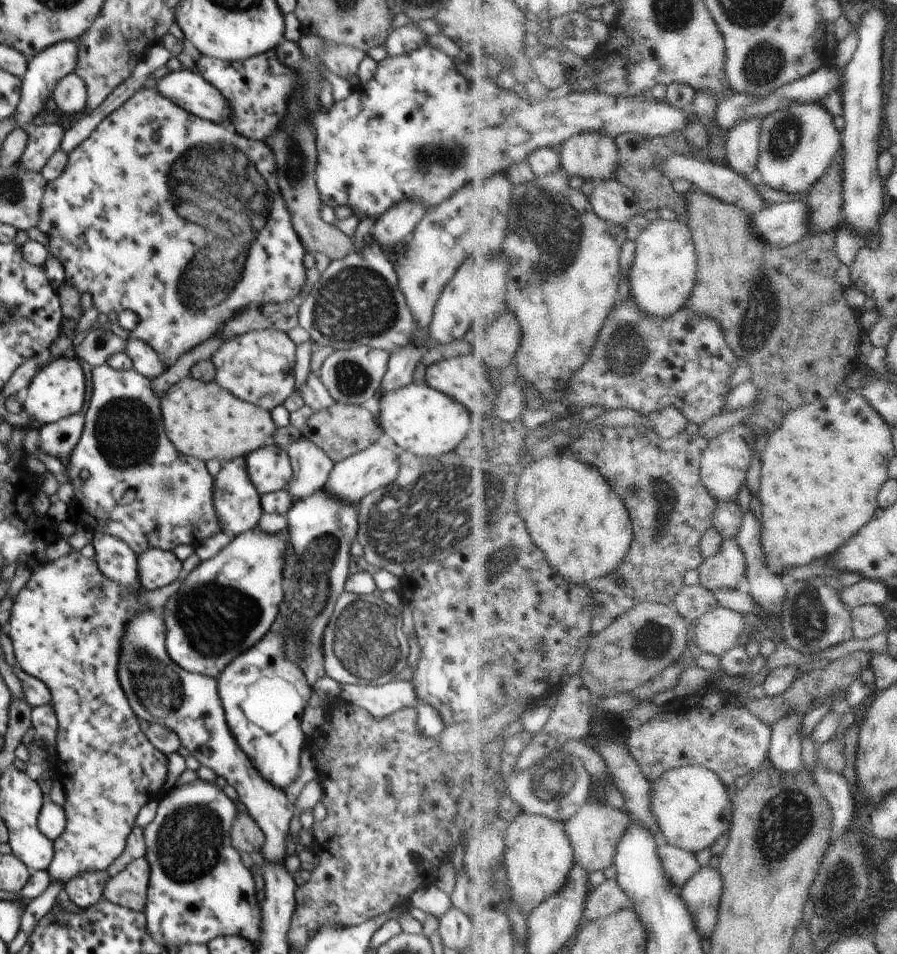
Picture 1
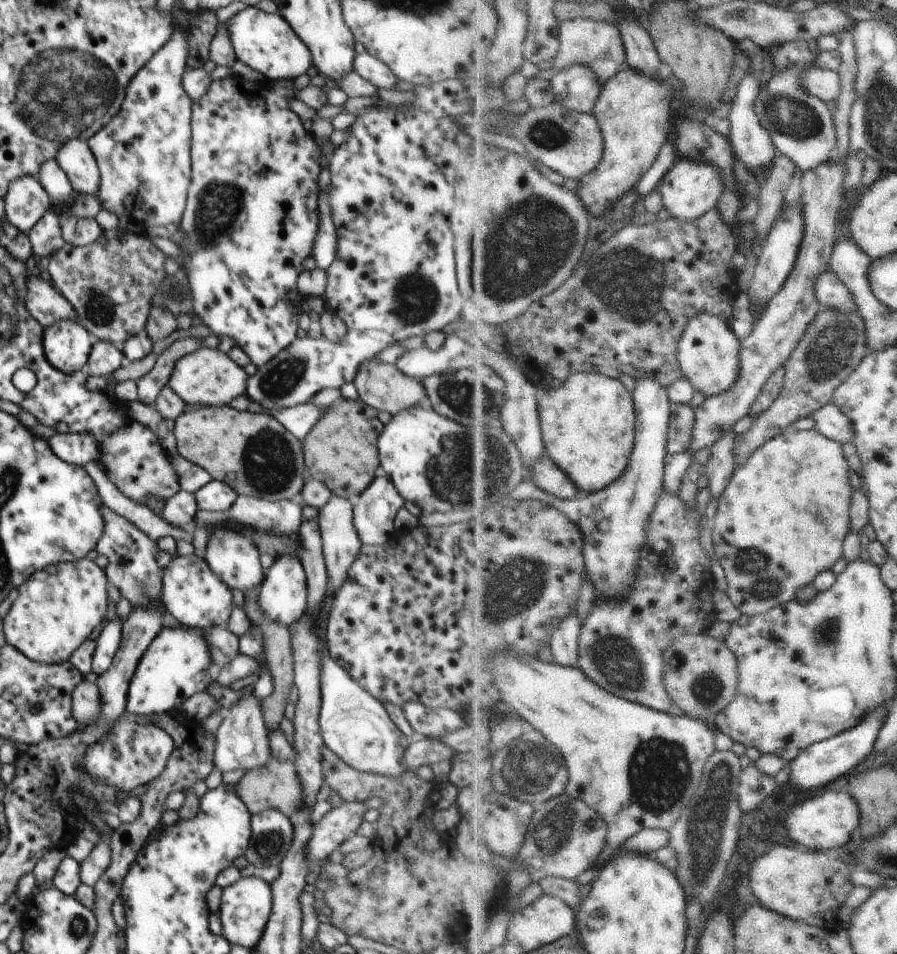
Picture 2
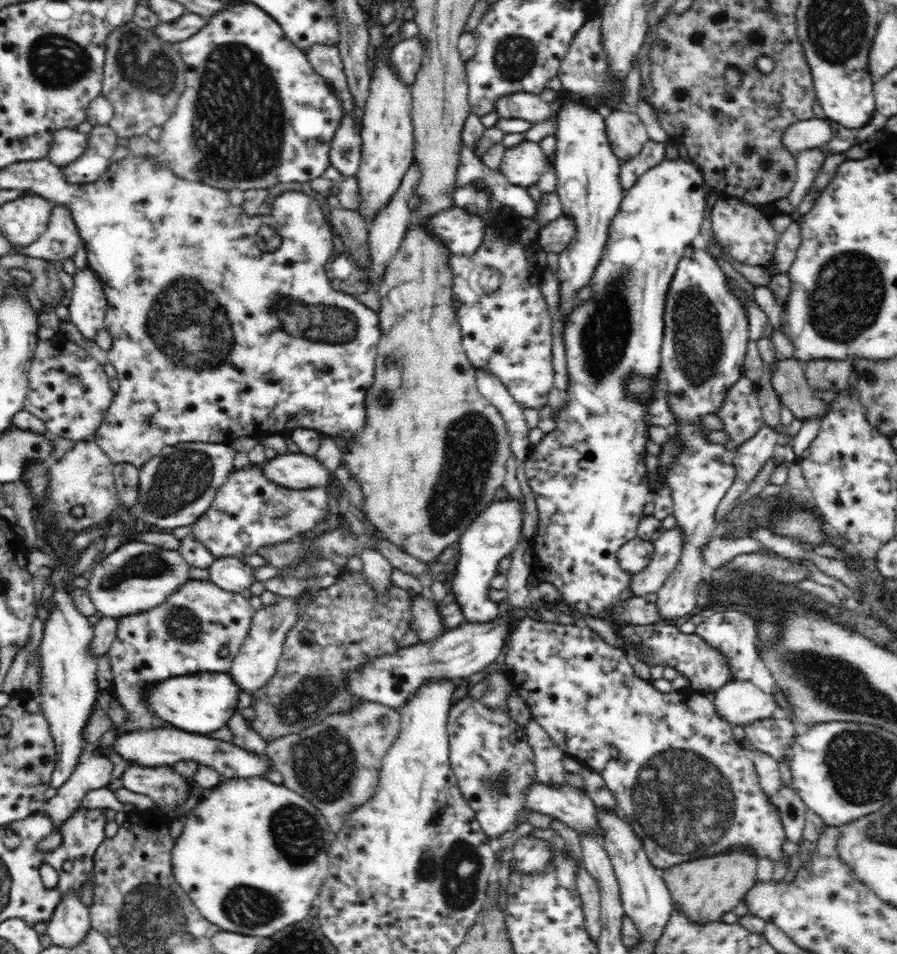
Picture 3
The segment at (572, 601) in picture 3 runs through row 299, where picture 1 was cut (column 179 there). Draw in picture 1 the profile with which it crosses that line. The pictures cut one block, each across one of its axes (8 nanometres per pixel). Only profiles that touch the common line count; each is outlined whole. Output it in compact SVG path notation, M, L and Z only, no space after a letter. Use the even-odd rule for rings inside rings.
M258 528L248 530L239 536L232 537L232 540L228 546L223 550L220 550L216 556L209 560L202 561L199 566L194 568L192 572L187 573L186 580L182 583L183 586L174 594L166 607L162 610L163 620L166 624L165 635L165 648L170 656L170 659L183 670L190 673L199 673L214 679L218 679L220 674L235 660L241 653L247 652L252 646L255 646L261 639L264 639L266 634L273 628L274 620L276 620L279 614L280 604L283 602L283 573L282 569L285 565L285 556L287 552L290 552L289 545L287 544L287 538L284 533L278 535L265 534Z

